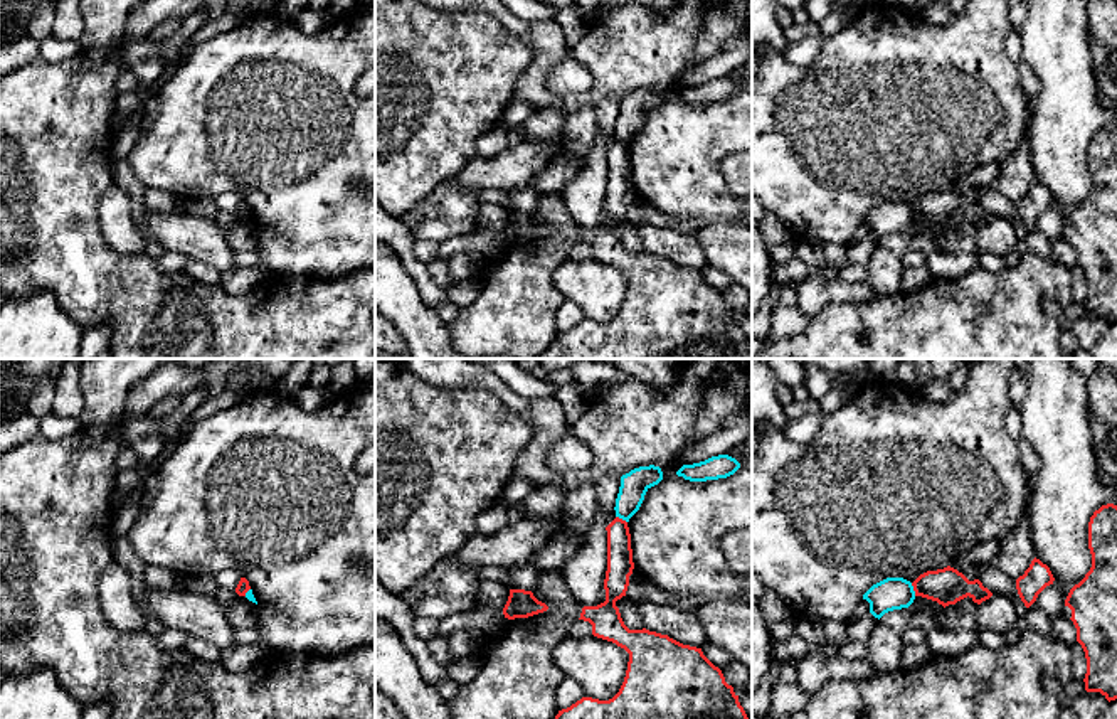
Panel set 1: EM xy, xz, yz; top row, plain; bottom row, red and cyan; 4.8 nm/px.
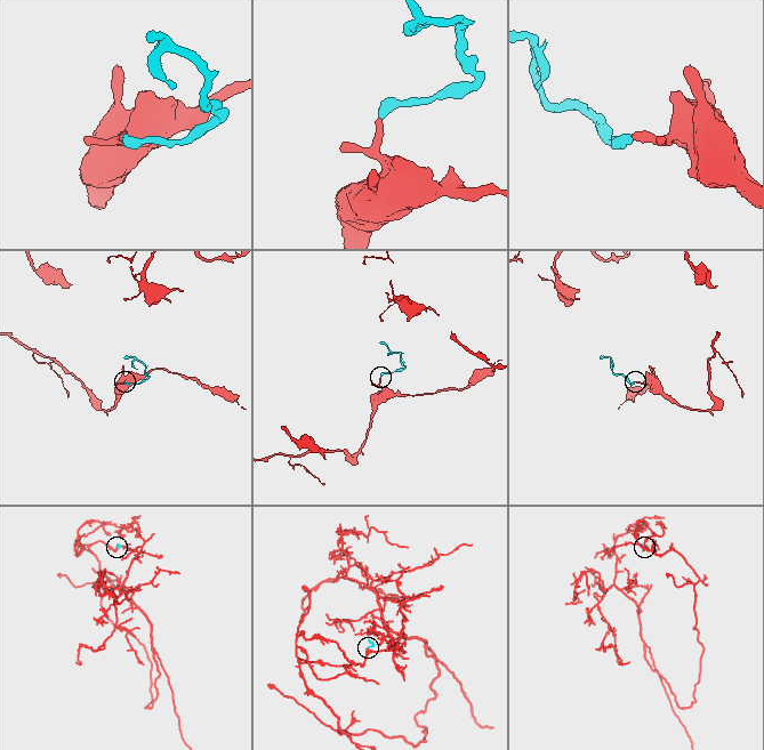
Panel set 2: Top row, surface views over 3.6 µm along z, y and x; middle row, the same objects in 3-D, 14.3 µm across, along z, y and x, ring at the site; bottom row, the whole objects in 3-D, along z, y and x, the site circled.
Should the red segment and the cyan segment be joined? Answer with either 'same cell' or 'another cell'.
another cell

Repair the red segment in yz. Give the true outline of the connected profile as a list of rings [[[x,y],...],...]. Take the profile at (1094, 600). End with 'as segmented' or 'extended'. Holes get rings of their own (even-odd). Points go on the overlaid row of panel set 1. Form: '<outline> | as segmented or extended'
[[[1107,503],[1093,512],[1088,522],[1092,567],[1075,584],[1065,606],[1072,610],[1077,642],[1087,658],[1085,690],[1100,692],[1109,702],[1117,699],[1117,505]]] | as segmented

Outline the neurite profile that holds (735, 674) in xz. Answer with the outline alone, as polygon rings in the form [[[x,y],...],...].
[[[737,660],[720,668],[725,682],[732,687],[744,687],[752,679],[752,670]]]

